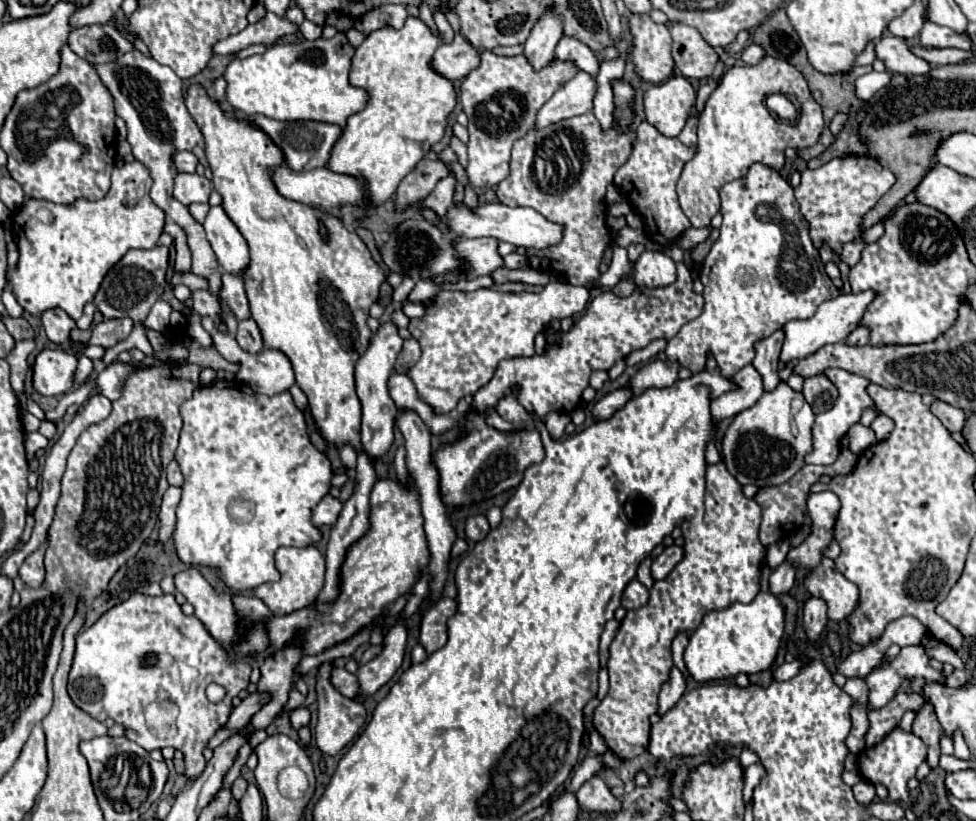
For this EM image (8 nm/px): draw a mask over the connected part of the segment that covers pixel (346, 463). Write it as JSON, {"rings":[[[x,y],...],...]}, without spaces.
{"rings":[[[342,446],[340,450],[340,460],[342,460],[342,466],[348,470],[348,468],[354,468],[356,466],[356,452],[352,446]]]}

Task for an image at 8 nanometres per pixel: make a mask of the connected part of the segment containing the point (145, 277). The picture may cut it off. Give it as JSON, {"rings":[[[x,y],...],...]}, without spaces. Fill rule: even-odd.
{"rings":[[[156,246],[152,250],[130,250],[124,258],[112,266],[112,270],[104,276],[100,290],[94,296],[96,308],[104,314],[104,318],[132,318],[140,322],[148,316],[152,304],[162,296],[166,288],[166,270],[168,270],[168,248]]]}

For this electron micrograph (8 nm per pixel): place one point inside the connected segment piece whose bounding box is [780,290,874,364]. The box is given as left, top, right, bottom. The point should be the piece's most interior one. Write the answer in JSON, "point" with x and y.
{"point":[835,319]}

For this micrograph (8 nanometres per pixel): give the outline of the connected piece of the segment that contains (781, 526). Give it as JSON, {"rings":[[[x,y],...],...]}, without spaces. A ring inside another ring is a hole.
{"rings":[[[842,450],[842,454],[838,456],[838,462],[834,462],[834,466],[816,466],[816,468],[800,468],[798,474],[794,474],[794,478],[790,478],[788,482],[780,484],[780,486],[764,486],[756,492],[754,500],[758,502],[758,506],[762,508],[762,526],[760,526],[760,542],[764,546],[770,546],[782,538],[788,538],[788,534],[794,528],[800,528],[802,524],[812,524],[808,508],[806,508],[806,500],[810,496],[810,488],[814,482],[818,482],[818,478],[822,474],[830,474],[830,476],[838,476],[838,474],[850,474],[856,464],[856,456],[850,454],[850,450]]]}

